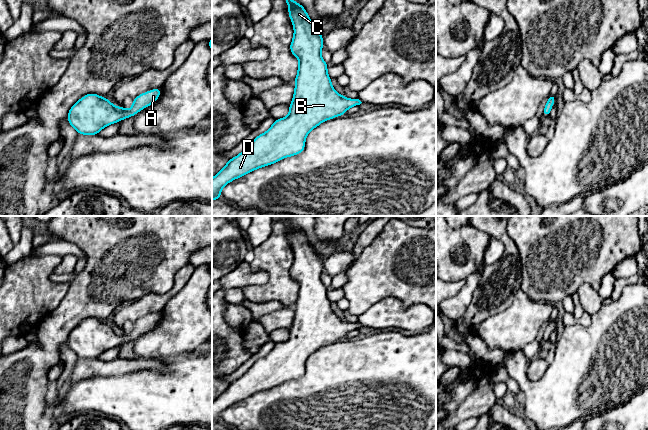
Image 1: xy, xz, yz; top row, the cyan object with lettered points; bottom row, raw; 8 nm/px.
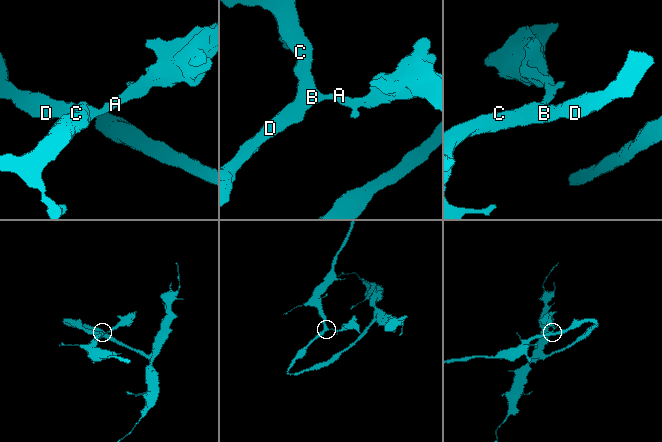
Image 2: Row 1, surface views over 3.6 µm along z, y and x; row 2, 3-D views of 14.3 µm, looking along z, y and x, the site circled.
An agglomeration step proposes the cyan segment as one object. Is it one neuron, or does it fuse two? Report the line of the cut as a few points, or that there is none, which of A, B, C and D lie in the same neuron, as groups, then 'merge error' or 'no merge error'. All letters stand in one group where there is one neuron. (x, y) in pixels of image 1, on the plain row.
no cut; A B C D; no merge error

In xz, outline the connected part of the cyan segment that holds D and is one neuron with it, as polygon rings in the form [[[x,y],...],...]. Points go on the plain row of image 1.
[[[287,219],[282,222],[289,229],[288,238],[294,251],[290,274],[299,284],[289,338],[276,343],[265,357],[258,359],[239,379],[228,384],[212,402],[212,424],[220,424],[221,414],[229,406],[302,377],[312,353],[362,327],[335,315],[327,297],[328,288],[321,281],[324,271],[321,257],[302,229]]]

